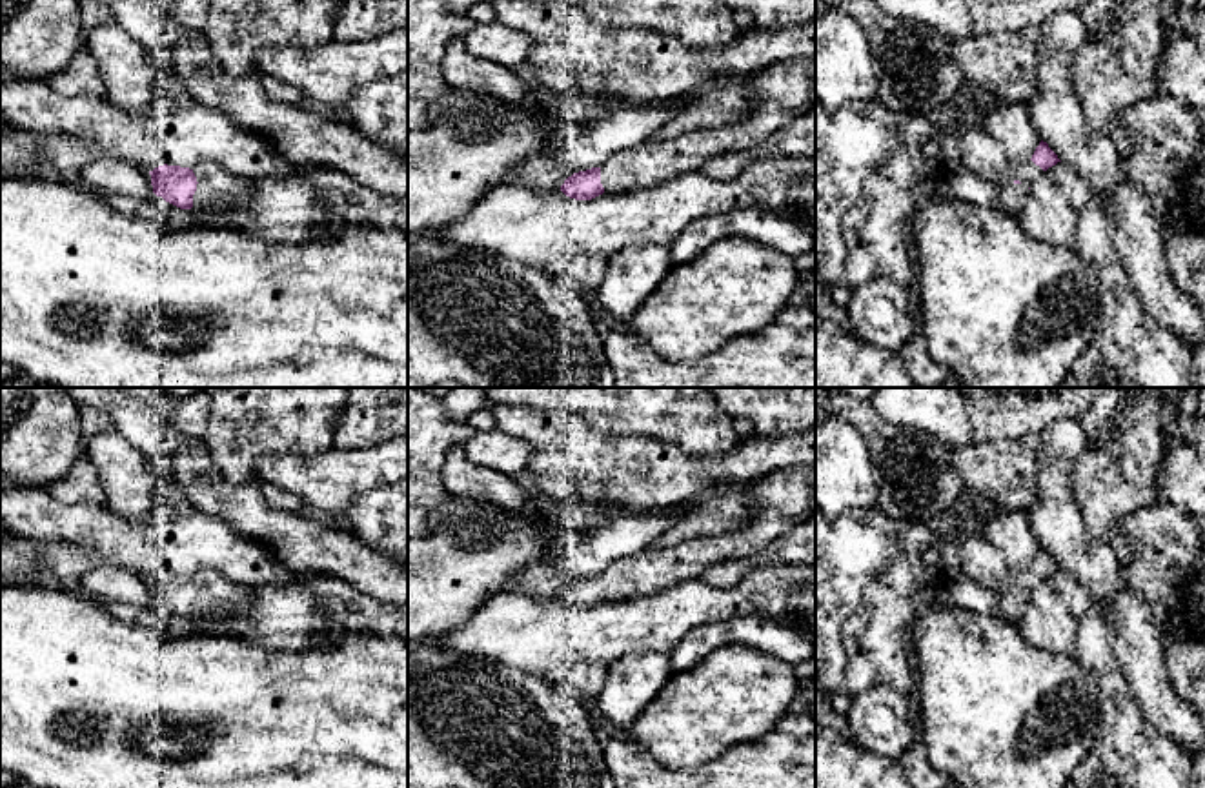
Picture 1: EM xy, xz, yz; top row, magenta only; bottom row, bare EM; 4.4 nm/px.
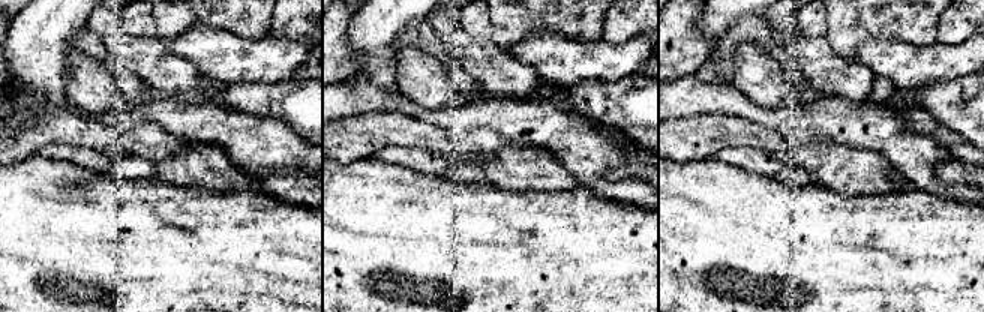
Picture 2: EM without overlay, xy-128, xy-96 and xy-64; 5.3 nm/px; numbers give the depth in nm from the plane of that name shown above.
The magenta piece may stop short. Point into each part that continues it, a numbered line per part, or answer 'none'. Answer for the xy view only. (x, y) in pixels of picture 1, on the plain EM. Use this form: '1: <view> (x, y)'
1: xy (217, 596)

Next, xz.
1: xz (785, 497)

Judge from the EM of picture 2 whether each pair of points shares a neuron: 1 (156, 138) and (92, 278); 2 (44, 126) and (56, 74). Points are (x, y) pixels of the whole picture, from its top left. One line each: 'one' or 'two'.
1: two
2: two

